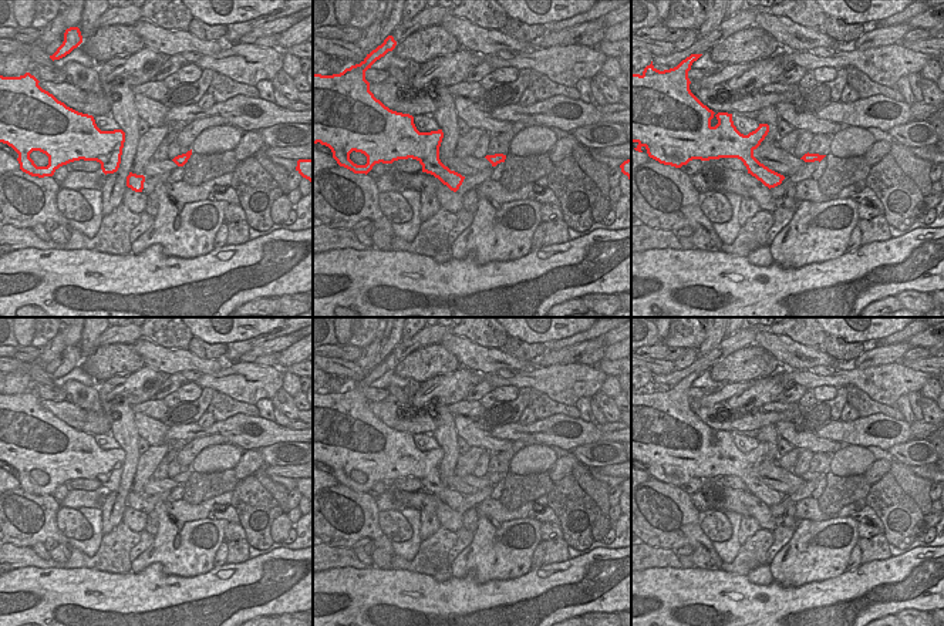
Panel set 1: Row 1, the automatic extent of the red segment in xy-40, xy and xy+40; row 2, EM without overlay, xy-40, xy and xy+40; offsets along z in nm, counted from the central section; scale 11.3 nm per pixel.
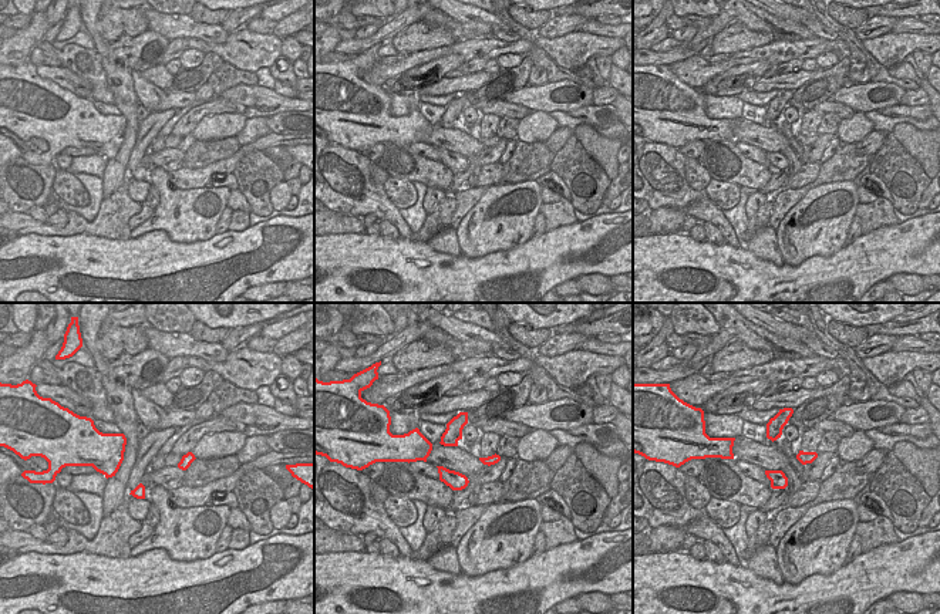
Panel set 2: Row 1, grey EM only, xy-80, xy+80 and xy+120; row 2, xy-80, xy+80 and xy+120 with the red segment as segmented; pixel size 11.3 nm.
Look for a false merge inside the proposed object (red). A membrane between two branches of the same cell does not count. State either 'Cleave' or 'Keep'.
Keep

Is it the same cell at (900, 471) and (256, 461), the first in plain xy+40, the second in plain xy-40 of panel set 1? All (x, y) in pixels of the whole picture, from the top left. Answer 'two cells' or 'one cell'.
two cells

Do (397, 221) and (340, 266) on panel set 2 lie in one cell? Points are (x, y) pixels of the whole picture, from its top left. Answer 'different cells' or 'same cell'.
different cells

